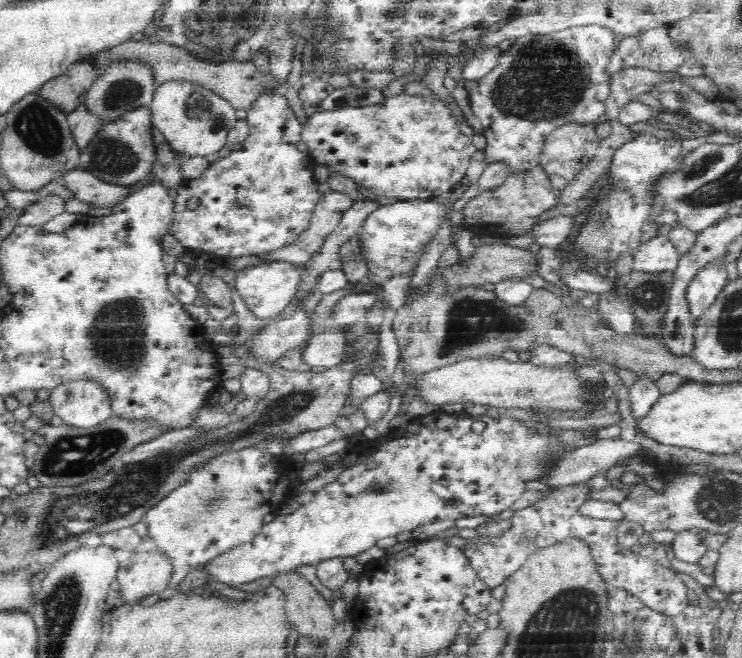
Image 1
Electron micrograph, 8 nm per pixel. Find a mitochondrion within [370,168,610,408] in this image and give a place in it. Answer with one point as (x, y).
(470, 322)

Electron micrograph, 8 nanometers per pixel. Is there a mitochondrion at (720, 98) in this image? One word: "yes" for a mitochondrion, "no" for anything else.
no

